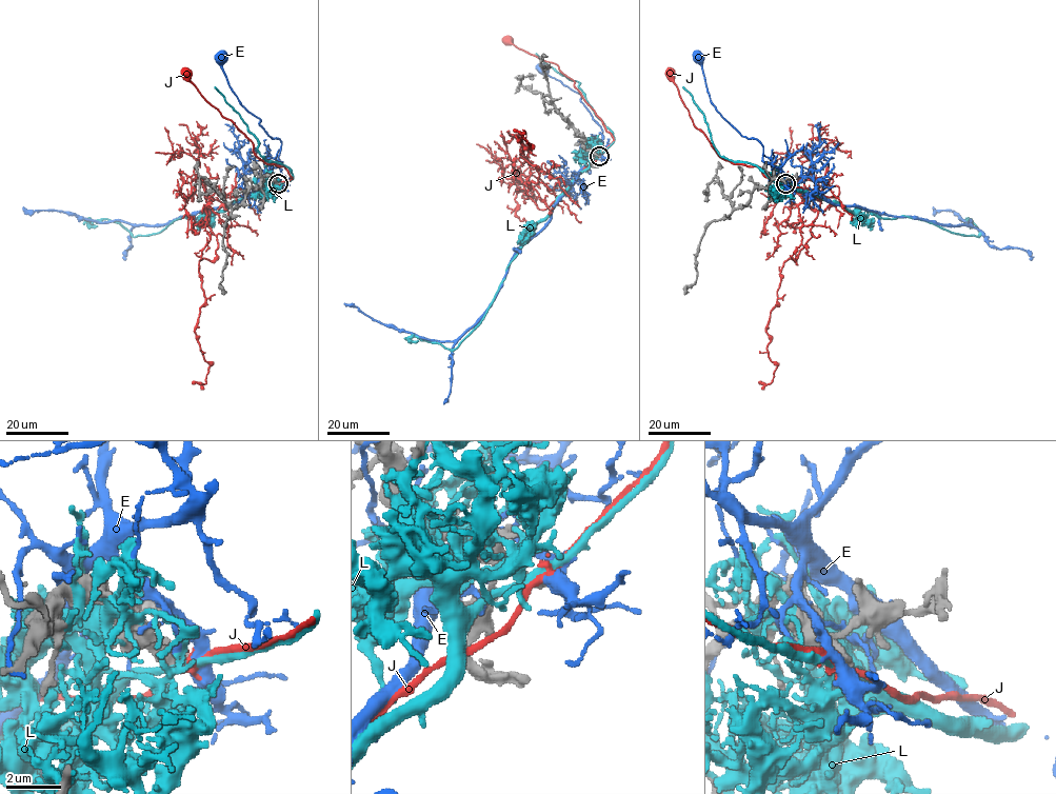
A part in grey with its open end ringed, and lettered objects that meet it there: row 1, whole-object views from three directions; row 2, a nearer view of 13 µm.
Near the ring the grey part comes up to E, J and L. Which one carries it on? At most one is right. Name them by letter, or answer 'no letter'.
no letter

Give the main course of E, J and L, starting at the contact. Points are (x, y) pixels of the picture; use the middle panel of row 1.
E: (599, 155), (592, 151), (601, 140), (601, 128), (580, 101), (581, 96), (540, 67)
J: (598, 156), (613, 141), (613, 136), (574, 85), (574, 81), (555, 63), (525, 52), (510, 38), (507, 41)
L: (598, 155), (531, 233), (507, 266), (504, 279), (479, 323), (454, 350), (412, 338), (412, 341), (418, 341)

